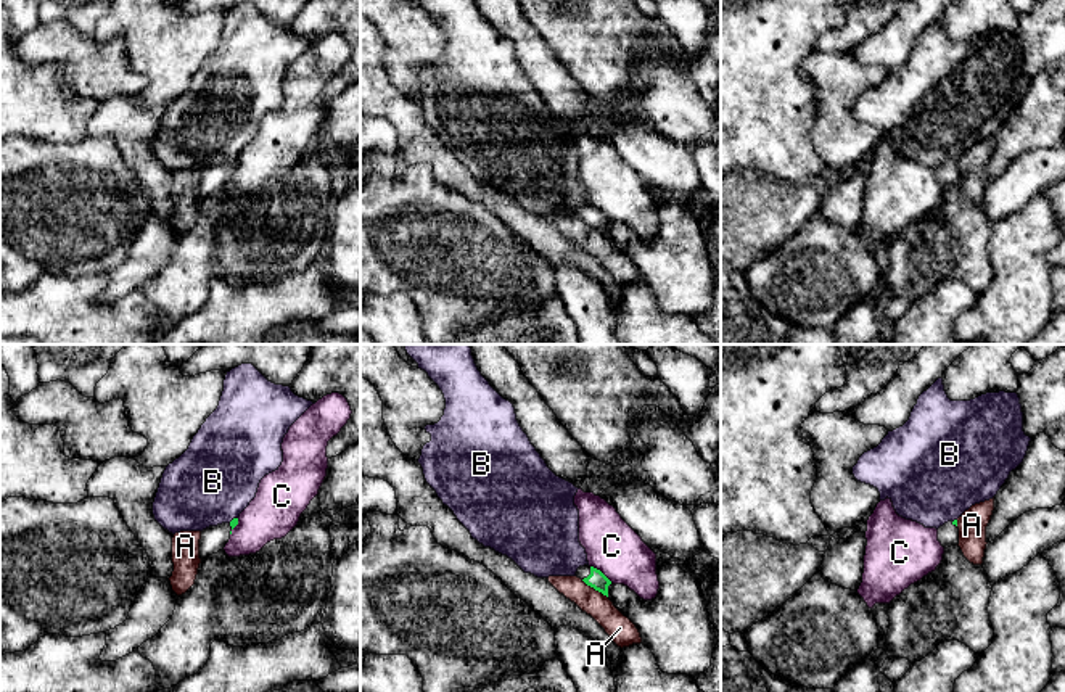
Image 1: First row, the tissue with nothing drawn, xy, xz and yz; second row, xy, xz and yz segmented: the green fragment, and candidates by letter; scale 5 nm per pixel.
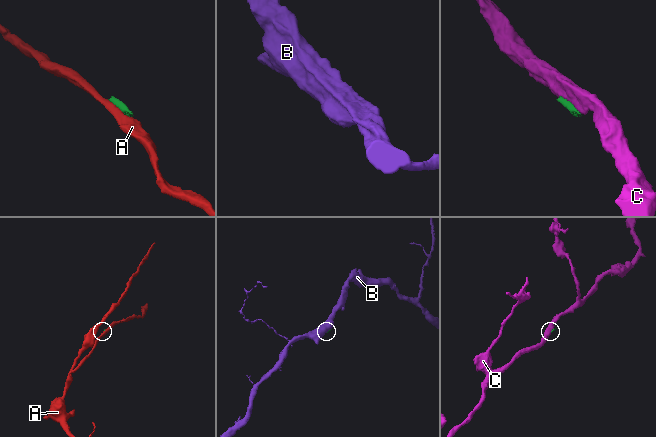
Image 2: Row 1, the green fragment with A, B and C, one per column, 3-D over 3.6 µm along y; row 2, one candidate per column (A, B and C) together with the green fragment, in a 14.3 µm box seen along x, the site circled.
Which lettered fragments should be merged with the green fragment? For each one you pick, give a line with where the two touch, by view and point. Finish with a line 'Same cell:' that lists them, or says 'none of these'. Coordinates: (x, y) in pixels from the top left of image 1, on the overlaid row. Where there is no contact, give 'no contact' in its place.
Same cell: none of these

